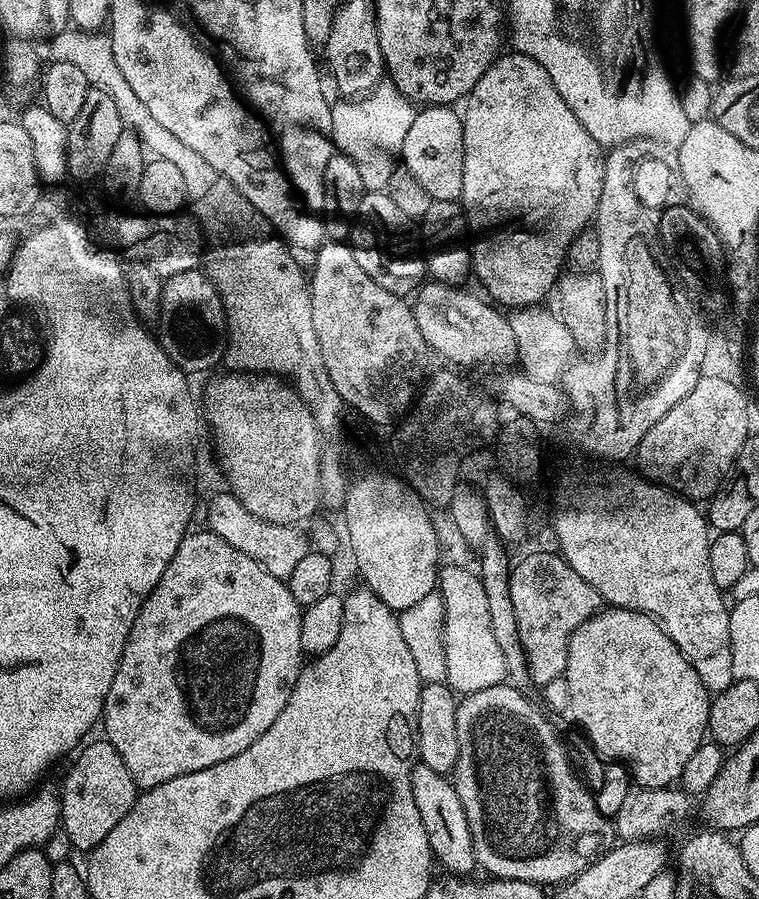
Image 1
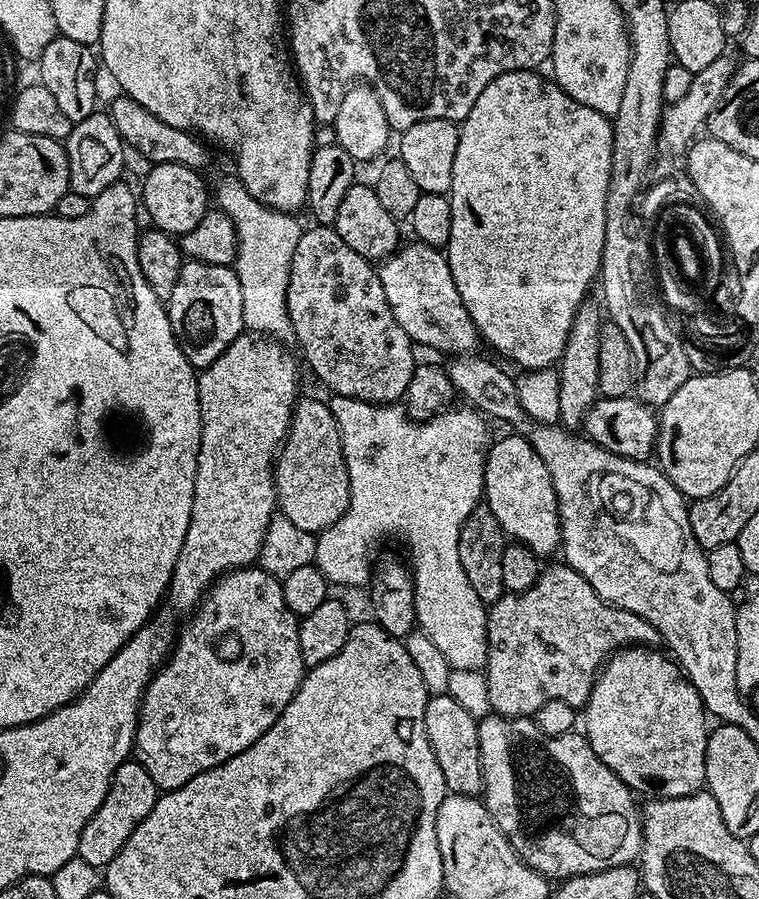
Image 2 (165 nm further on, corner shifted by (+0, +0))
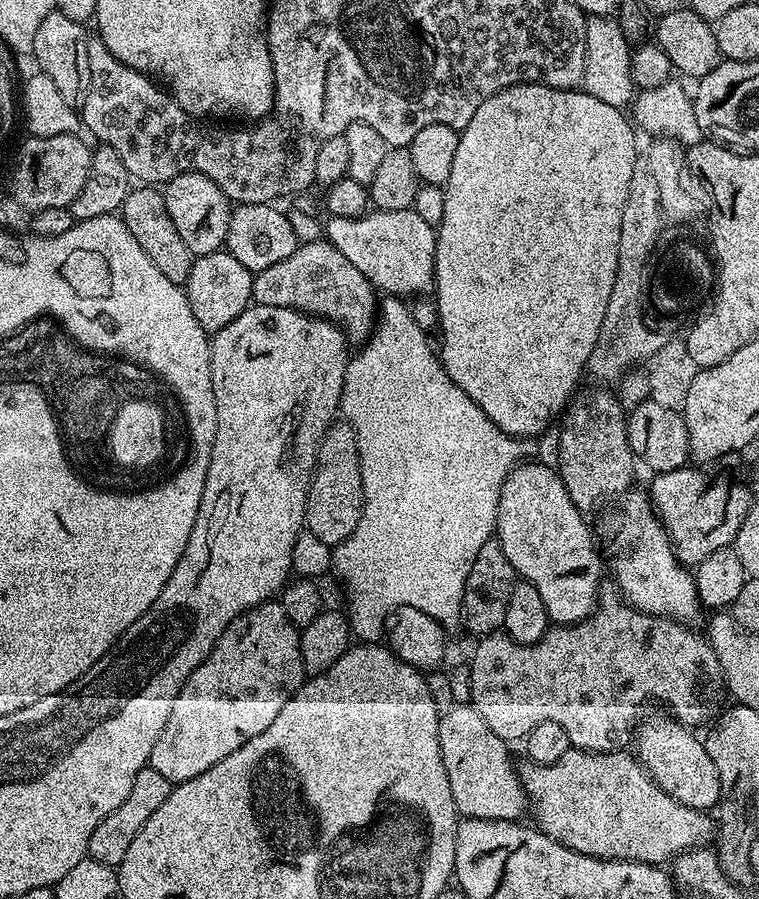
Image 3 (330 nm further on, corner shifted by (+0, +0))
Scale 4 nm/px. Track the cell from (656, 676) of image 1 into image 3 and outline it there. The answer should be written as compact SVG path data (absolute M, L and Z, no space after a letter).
M663 715L652 716L648 721L645 719L637 727L634 733L636 759L650 774L653 782L666 790L670 798L674 798L674 802L682 802L682 806L697 810L715 809L720 802L718 766L714 766L710 754L706 754L703 739L698 738L693 729L679 724L671 715Z

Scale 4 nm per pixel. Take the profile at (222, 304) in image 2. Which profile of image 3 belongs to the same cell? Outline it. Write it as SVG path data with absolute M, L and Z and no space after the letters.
M227 250L211 252L205 256L197 256L192 261L192 269L188 275L186 291L190 310L204 327L204 331L211 334L222 326L234 322L238 314L242 314L253 303L252 273L238 258L234 258Z

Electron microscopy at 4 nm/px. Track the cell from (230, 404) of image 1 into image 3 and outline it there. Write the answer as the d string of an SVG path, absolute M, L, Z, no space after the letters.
M333 422L329 424L320 443L316 473L312 476L312 485L308 491L304 523L314 538L322 538L322 542L335 546L354 534L354 526L358 526L363 509L364 487L356 435L348 423Z

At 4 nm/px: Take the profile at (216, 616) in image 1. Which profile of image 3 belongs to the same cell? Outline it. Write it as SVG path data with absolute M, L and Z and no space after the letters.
M265 600L249 612L243 612L234 618L218 638L214 650L190 674L190 678L182 686L178 698L174 698L174 710L170 710L170 718L158 738L154 742L154 750L148 763L158 770L162 778L166 778L174 786L182 782L190 782L190 778L198 778L198 774L206 774L210 766L218 766L222 758L234 754L250 738L258 738L274 718L278 718L282 706L290 702L290 698L304 683L306 673L302 666L300 653L300 632L286 618L286 610L275 600Z

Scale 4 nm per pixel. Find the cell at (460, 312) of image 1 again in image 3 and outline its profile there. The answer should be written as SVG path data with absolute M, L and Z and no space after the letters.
M411 208L382 212L369 210L362 216L332 216L326 224L328 243L354 262L373 288L390 296L409 298L433 287L436 278L437 229L418 218Z

